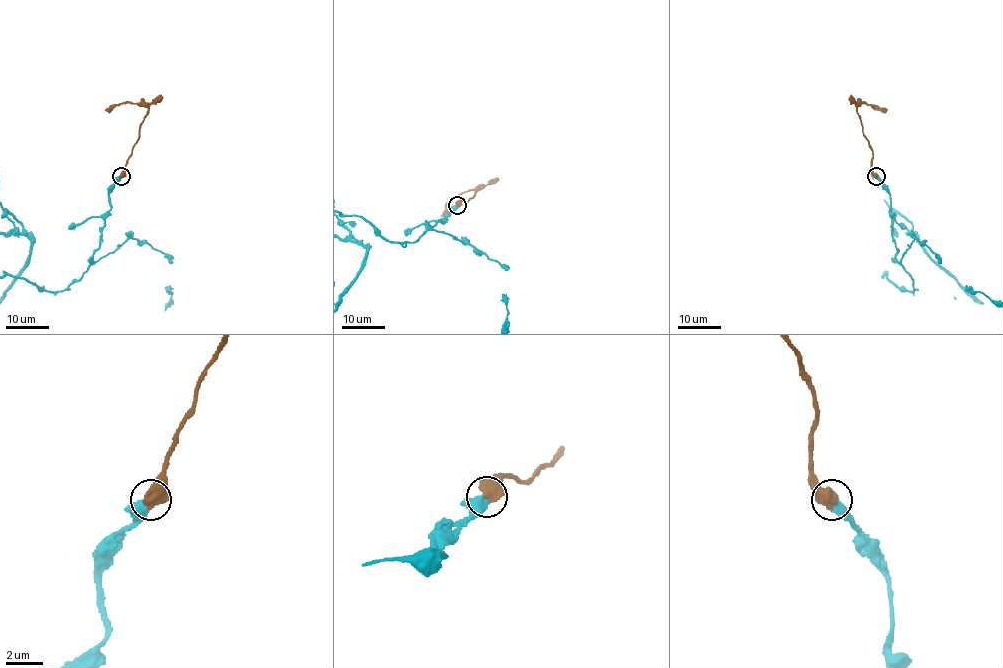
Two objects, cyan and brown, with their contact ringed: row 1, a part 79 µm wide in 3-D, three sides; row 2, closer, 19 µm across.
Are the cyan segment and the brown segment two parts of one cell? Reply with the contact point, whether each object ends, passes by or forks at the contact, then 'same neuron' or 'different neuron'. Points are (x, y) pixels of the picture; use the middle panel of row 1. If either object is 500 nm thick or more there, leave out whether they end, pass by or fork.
at (457, 205); same neuron

